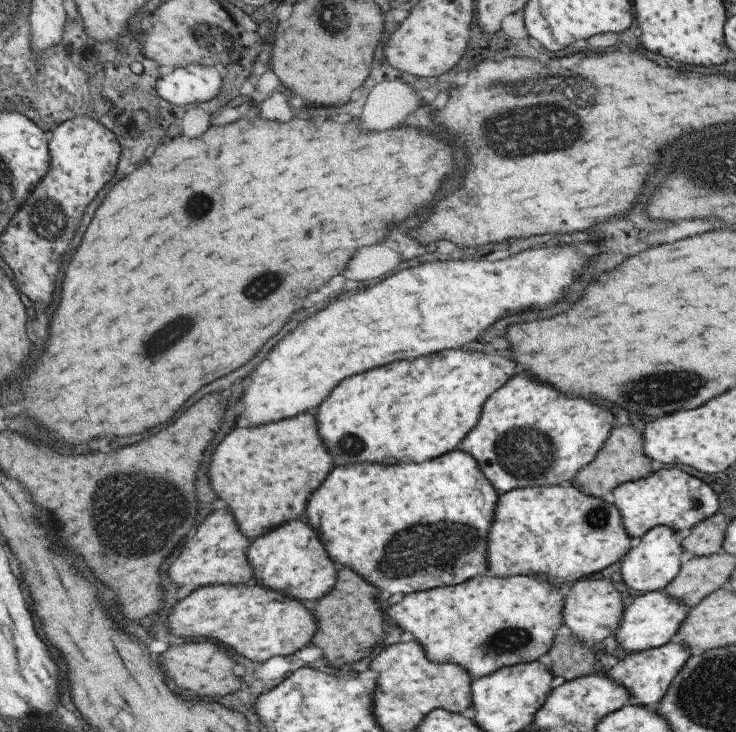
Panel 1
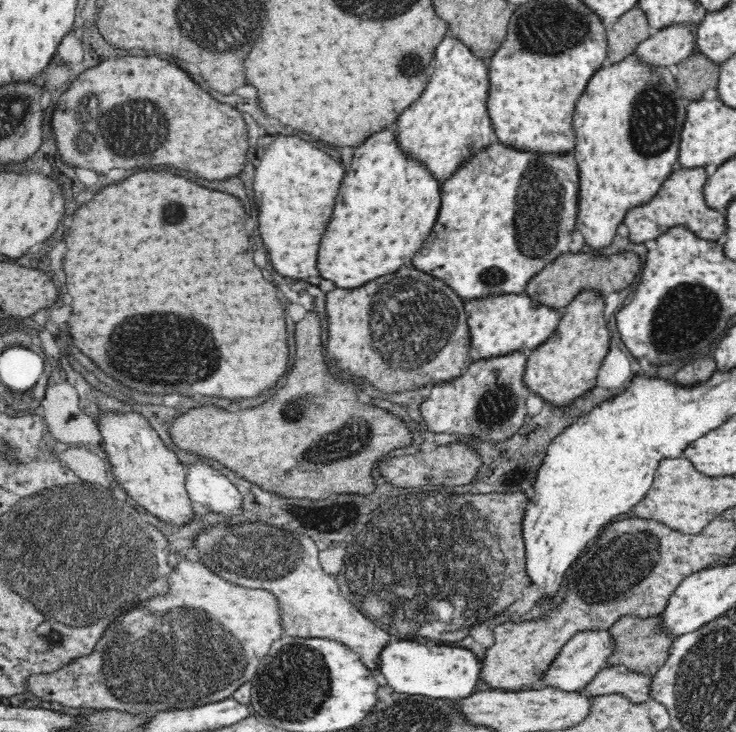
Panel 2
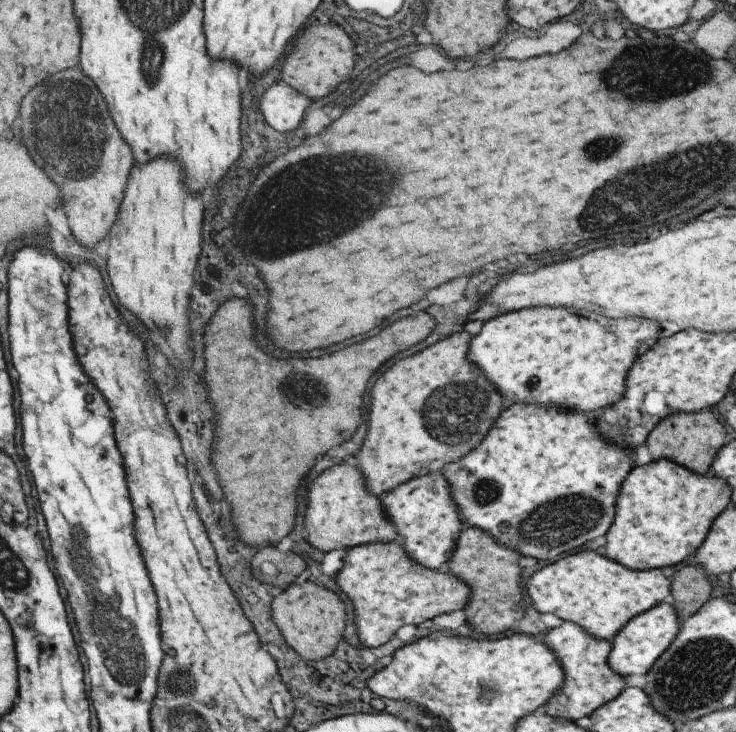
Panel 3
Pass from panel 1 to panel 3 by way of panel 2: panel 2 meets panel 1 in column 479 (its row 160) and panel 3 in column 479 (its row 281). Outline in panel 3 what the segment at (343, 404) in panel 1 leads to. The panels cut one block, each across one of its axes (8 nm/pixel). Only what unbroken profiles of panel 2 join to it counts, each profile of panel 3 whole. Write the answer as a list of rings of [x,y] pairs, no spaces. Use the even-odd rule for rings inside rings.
[[[531,308],[488,319],[471,340],[467,358],[497,386],[505,402],[521,400],[525,404],[539,404],[545,408],[557,406],[571,412],[586,412],[611,406],[623,398],[623,392],[627,390],[627,370],[637,356],[657,342],[657,332],[659,326],[655,326],[655,322],[639,318],[583,318],[567,308]]]

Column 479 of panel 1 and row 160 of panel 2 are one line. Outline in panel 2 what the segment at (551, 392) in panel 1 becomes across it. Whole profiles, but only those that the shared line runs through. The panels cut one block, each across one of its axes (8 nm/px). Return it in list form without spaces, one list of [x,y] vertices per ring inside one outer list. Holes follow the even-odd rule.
[[[450,32],[444,37],[436,48],[434,72],[430,76],[426,90],[422,92],[418,102],[414,102],[408,110],[404,110],[400,114],[398,124],[396,124],[398,140],[402,142],[402,150],[406,150],[410,156],[422,160],[426,164],[426,168],[434,174],[434,178],[438,178],[438,180],[450,178],[450,174],[454,170],[458,170],[458,166],[466,158],[474,156],[482,146],[488,146],[497,138],[487,107],[490,88],[488,61],[474,54],[470,47],[466,47],[466,44],[462,43],[460,39],[456,39]]]

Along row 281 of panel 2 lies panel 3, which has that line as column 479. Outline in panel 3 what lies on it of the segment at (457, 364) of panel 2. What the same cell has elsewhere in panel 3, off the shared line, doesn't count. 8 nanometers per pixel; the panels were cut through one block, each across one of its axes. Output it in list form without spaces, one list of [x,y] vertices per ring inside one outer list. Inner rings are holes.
[[[465,331],[452,334],[409,358],[398,360],[377,379],[371,391],[369,430],[362,447],[355,454],[361,463],[365,486],[371,490],[371,494],[382,497],[415,477],[444,471],[448,464],[465,458],[469,450],[477,448],[483,436],[487,436],[487,430],[491,430],[499,420],[499,414],[503,410],[501,392],[467,358],[473,338],[475,335]]]

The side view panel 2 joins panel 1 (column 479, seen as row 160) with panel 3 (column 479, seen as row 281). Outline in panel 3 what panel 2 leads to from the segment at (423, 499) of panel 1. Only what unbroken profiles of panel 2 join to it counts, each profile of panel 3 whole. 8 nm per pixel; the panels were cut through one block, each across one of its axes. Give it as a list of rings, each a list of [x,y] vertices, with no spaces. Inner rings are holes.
[[[513,404],[509,410],[505,410],[499,416],[499,420],[493,424],[493,428],[487,432],[487,438],[479,444],[479,448],[475,452],[469,452],[465,458],[448,464],[444,470],[445,478],[449,480],[449,486],[451,486],[451,496],[453,496],[455,504],[459,506],[459,514],[461,514],[465,525],[481,528],[481,530],[489,532],[491,536],[495,536],[501,544],[517,550],[522,556],[531,556],[536,560],[555,560],[567,552],[573,552],[583,542],[605,534],[610,529],[611,522],[615,520],[615,505],[618,502],[619,486],[627,478],[627,472],[635,467],[632,457],[634,457],[636,450],[635,448],[619,448],[619,446],[603,440],[585,413],[565,412],[563,409],[557,410],[555,406],[545,408],[539,404]]]

